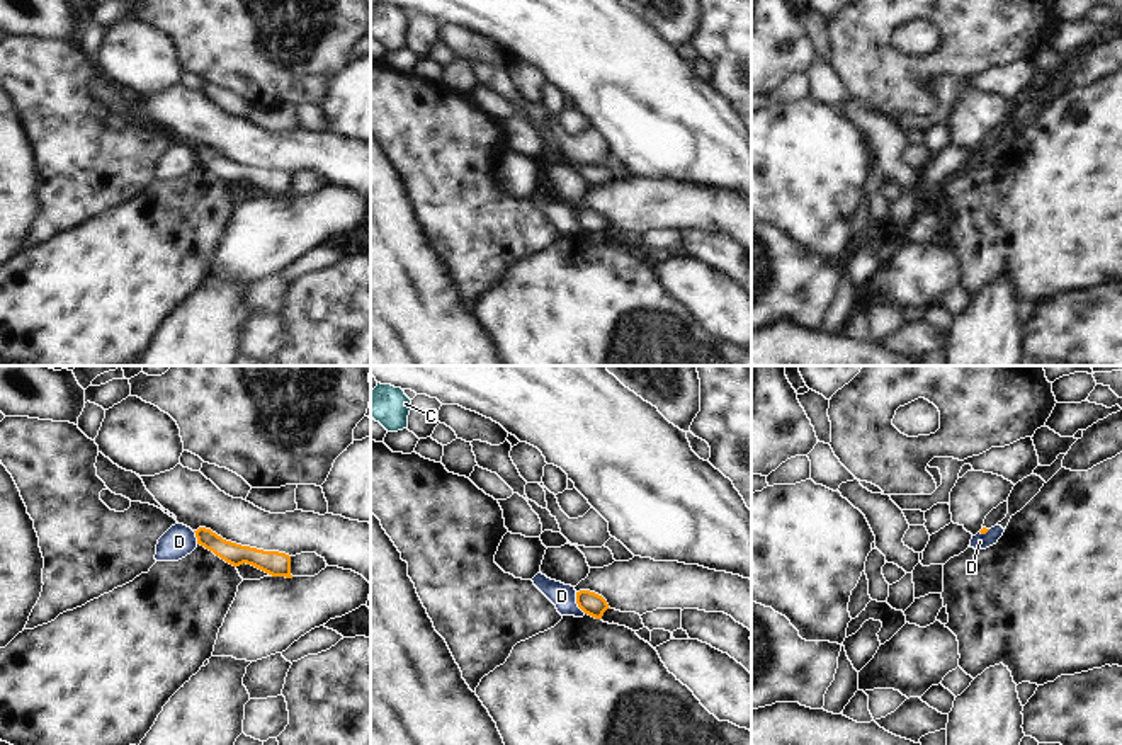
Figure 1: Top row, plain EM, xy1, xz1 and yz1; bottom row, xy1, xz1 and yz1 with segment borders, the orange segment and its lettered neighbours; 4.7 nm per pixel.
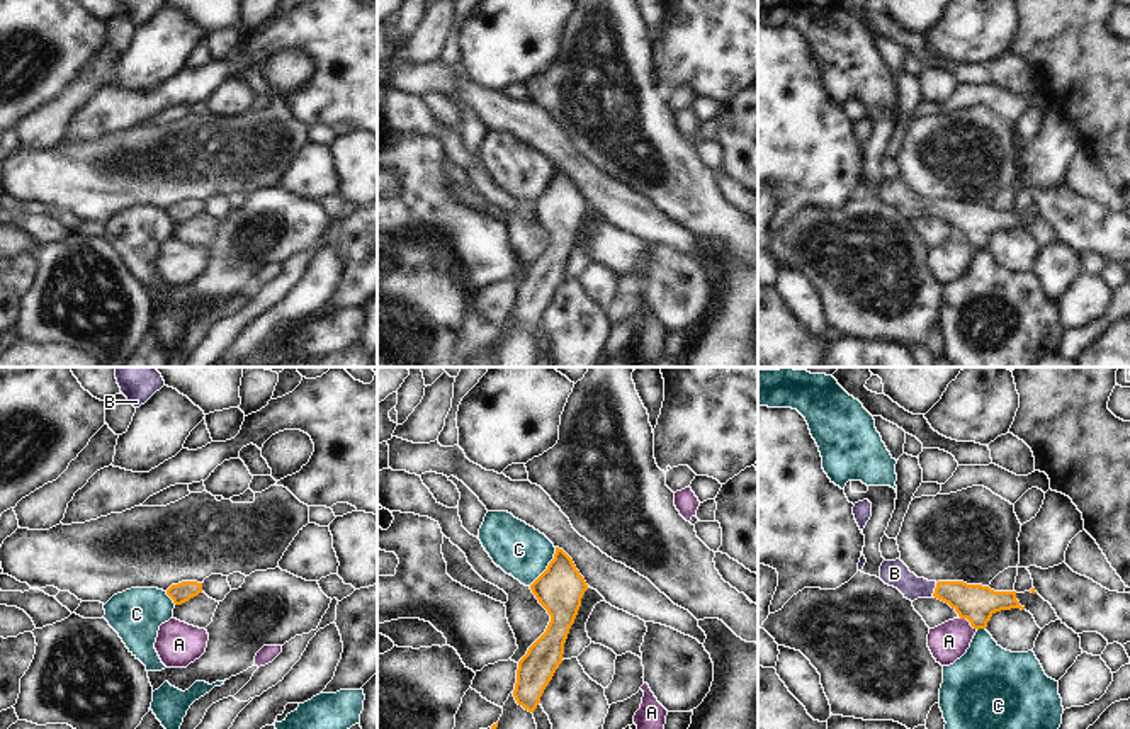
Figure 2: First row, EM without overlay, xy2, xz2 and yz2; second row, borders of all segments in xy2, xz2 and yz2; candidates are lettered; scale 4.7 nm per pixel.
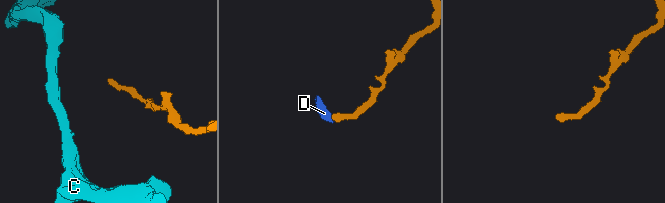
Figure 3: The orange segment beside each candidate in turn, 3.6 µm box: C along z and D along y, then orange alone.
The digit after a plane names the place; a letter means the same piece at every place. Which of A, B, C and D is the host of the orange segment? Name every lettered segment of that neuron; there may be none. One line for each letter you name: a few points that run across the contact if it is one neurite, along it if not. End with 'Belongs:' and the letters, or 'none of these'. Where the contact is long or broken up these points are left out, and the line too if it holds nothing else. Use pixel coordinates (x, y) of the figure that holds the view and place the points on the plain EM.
B: line yz2 (974, 221), (952, 211), (935, 209), (913, 208), (894, 192)
Belongs: B

